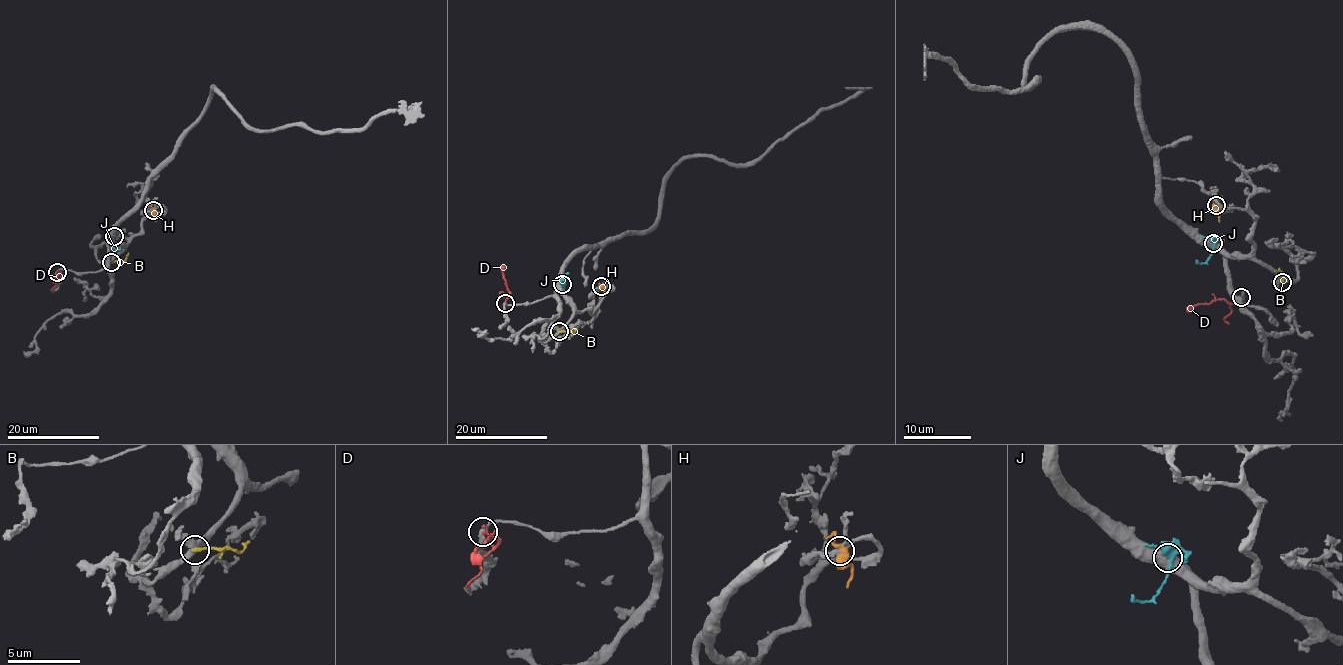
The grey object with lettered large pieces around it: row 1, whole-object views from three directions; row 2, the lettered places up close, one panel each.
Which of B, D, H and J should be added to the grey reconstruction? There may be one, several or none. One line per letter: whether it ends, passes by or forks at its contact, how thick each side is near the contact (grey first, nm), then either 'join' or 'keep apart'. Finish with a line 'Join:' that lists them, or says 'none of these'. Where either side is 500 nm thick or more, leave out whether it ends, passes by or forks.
B: it ends; calibres 400 and 240 nm; keep apart
D: it ends; calibres 260 and 190 nm; keep apart
H: it forks; calibres 320 and 440 nm; keep apart
J: calibres 650 and 360 nm; keep apart
Join: none of these

